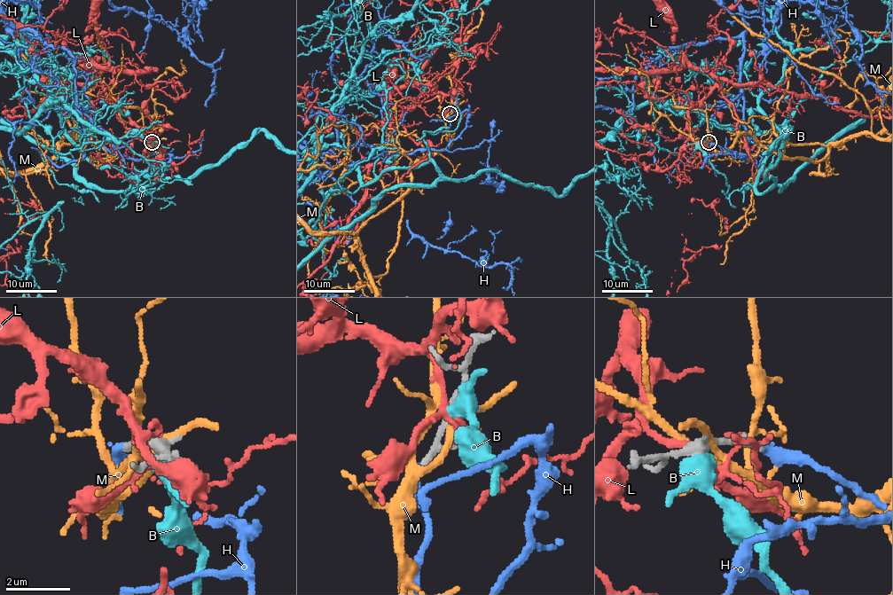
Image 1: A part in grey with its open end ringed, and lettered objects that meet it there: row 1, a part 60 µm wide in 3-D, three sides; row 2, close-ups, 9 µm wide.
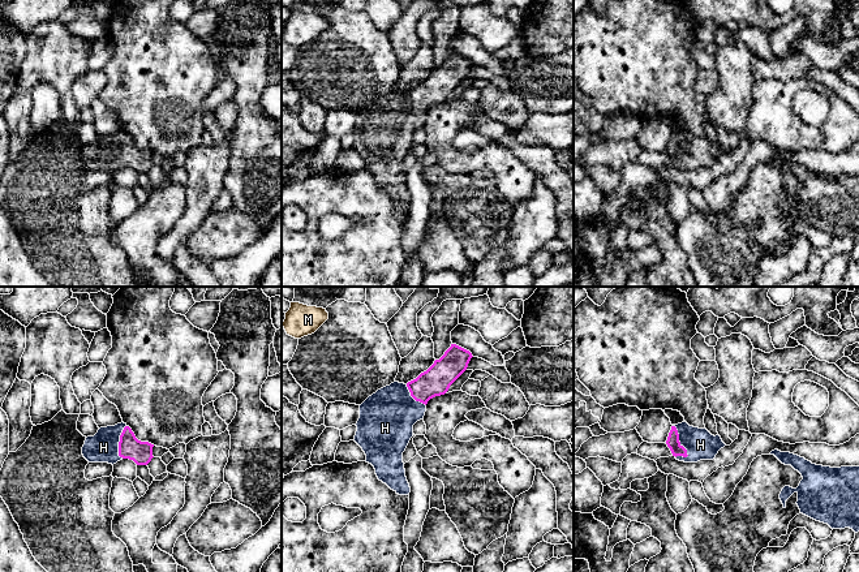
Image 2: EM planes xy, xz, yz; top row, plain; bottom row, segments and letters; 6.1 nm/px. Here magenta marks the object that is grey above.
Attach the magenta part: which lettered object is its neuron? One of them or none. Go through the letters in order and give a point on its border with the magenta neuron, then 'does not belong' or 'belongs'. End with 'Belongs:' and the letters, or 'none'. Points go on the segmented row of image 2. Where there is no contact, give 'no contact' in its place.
B: no contact; does not belong
H: contact yz (679, 442); belongs
L: no contact; does not belong
M: no contact; does not belong
Belongs: H

